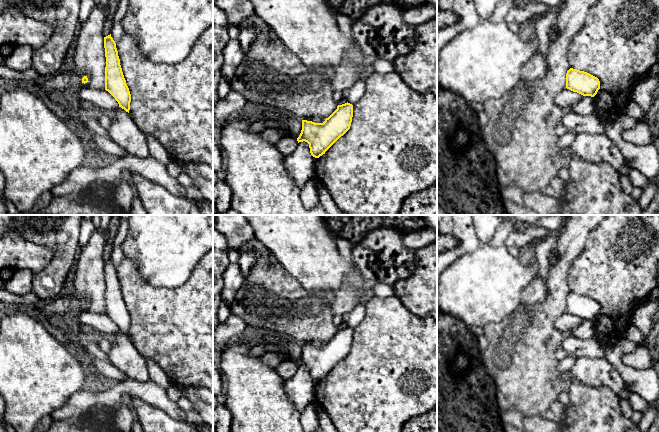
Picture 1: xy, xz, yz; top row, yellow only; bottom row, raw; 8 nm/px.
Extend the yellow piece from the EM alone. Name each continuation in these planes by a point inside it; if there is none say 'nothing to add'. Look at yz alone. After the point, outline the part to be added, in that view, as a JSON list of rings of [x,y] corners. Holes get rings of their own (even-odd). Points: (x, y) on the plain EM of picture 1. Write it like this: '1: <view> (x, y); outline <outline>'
nothing to add

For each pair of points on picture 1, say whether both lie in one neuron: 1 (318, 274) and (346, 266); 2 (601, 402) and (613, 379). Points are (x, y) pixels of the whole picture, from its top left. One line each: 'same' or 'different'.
1: same
2: different

